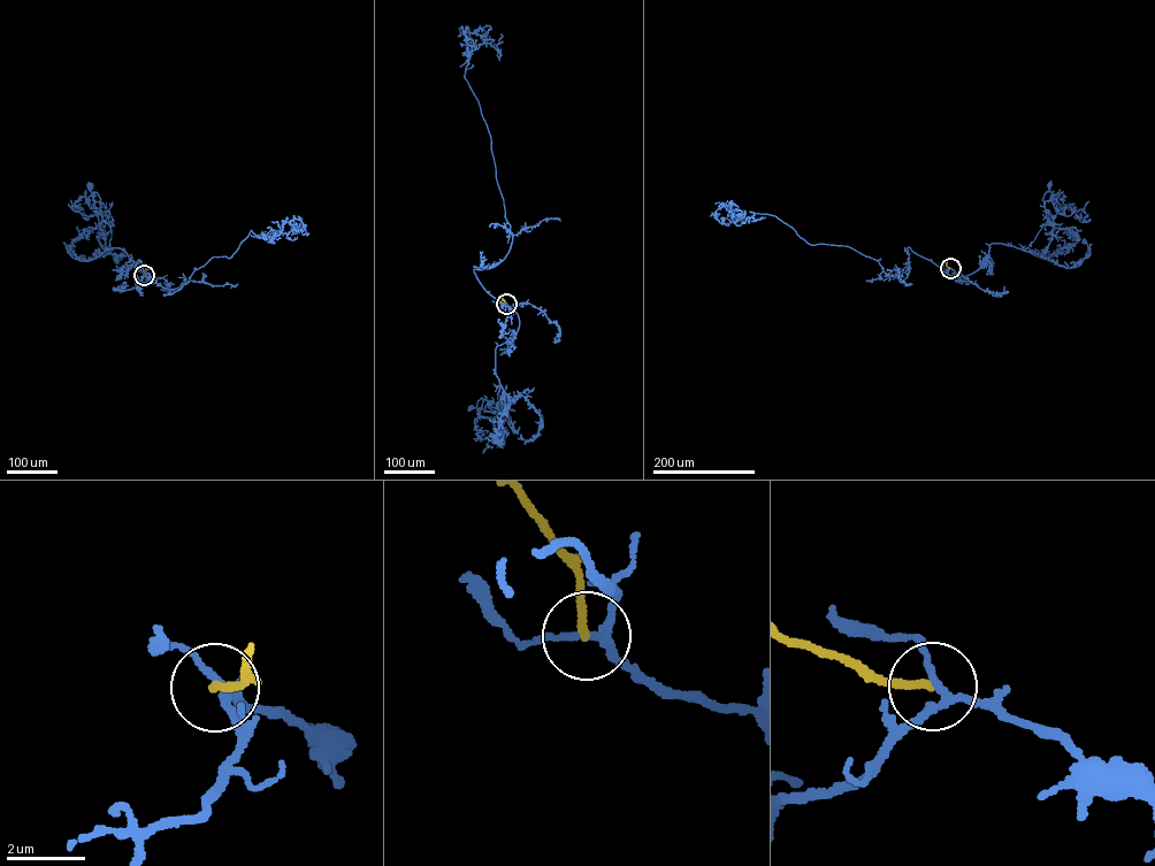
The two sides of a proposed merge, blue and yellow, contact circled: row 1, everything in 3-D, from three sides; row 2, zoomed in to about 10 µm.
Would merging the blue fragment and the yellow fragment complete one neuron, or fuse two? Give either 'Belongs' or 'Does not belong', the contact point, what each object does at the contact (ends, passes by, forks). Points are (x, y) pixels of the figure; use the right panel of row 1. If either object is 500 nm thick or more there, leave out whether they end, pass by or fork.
Does not belong. Place: (950, 268). At the ring blue forks. At the ring yellow ends

